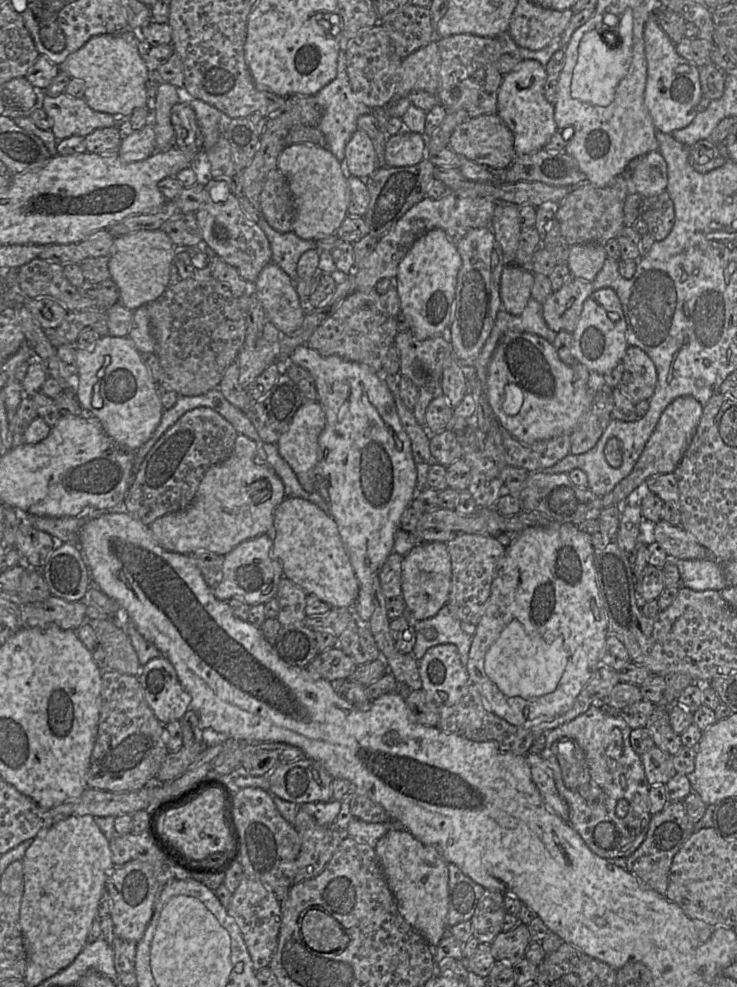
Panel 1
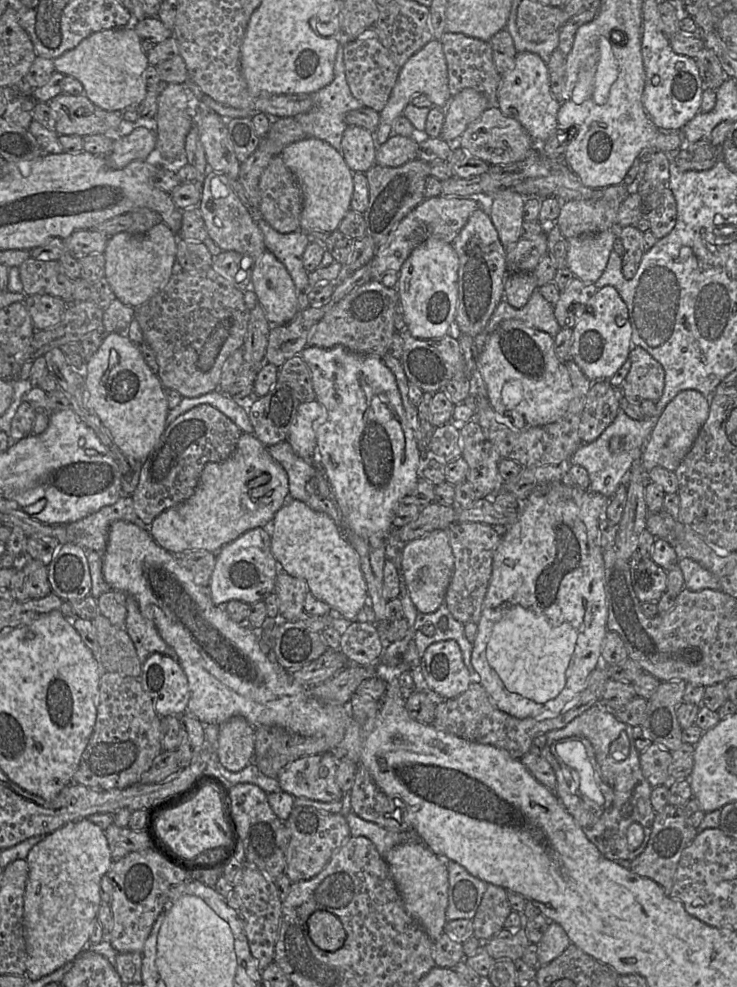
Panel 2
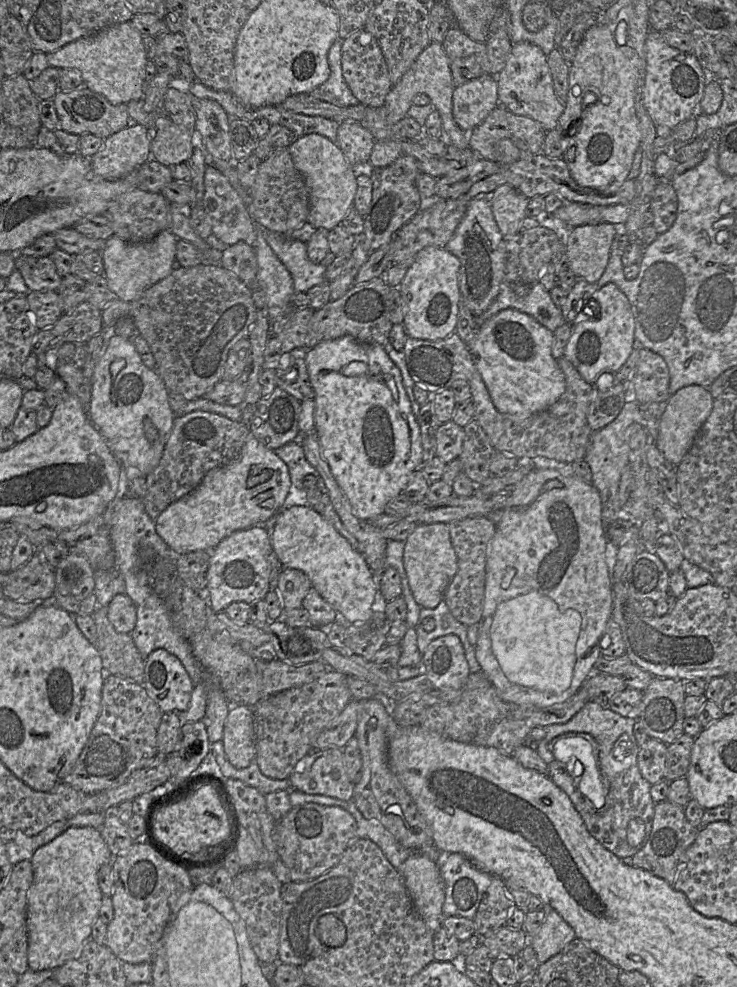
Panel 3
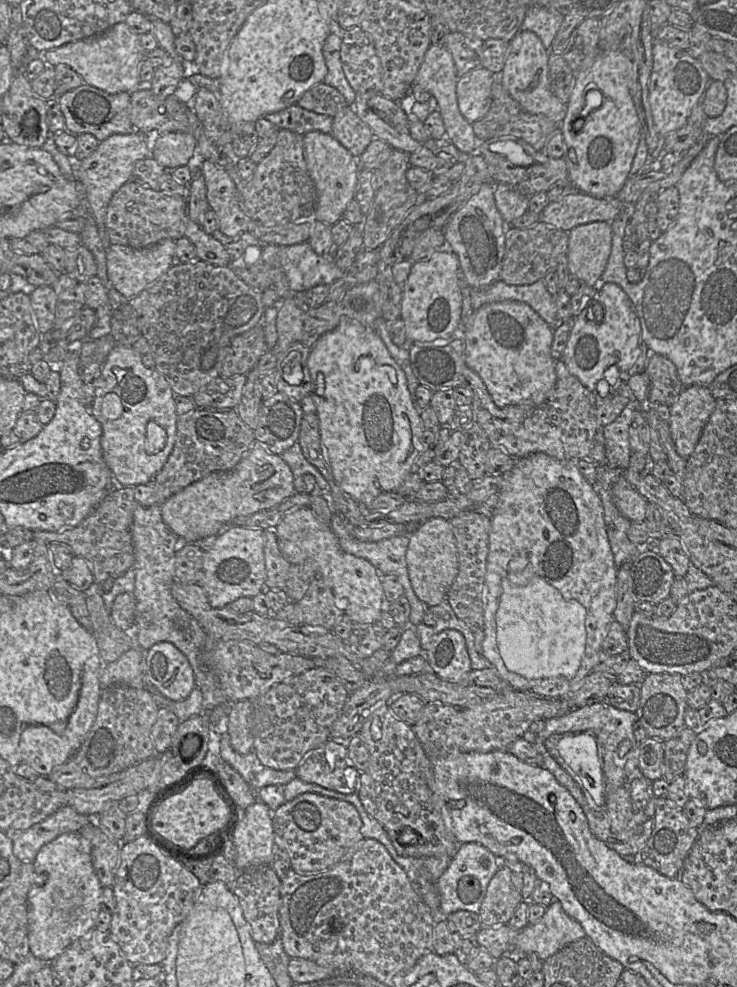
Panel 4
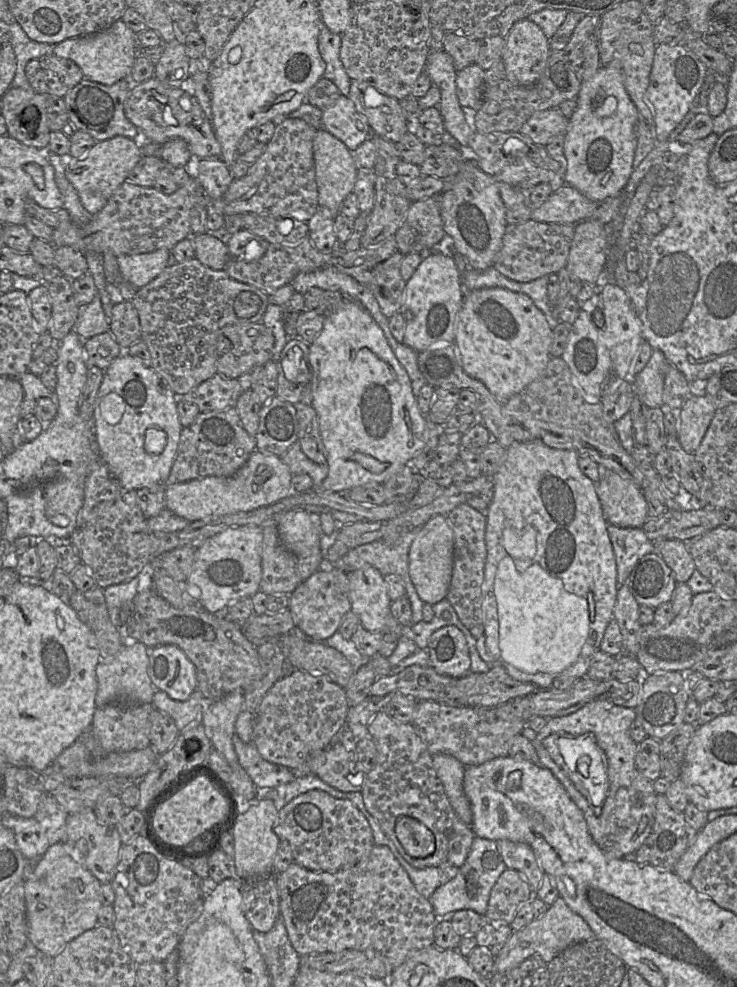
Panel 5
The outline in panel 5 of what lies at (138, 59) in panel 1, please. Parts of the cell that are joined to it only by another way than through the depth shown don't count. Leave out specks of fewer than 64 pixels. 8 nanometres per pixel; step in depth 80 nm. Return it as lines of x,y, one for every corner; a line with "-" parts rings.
122,20
95,34
66,39
53,48
53,54
75,62
83,72
84,79
104,85
129,78
139,51
138,34
129,29

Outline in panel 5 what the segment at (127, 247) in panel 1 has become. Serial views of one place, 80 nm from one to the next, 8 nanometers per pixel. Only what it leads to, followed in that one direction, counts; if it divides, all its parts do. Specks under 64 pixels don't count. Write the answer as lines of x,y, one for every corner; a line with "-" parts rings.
160,248
148,253
120,255
117,262
122,277
135,289
140,289
168,266
170,254
170,249

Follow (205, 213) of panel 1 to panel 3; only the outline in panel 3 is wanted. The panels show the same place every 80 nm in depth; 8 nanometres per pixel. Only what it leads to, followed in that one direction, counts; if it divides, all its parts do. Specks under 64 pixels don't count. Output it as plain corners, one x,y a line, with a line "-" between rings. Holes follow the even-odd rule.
213,165
205,169
202,206
211,219
212,234
218,239
227,245
244,241
254,247
257,237
254,221
227,177
-
217,185
224,187
224,195
216,194

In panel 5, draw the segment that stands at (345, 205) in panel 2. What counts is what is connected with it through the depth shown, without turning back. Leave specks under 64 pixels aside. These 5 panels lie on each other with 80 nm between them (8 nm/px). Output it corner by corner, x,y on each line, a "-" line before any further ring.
318,129
315,134
313,157
319,206
320,208
327,208
335,217
339,214
339,208
346,196
353,192
358,170
351,151
343,142
324,129

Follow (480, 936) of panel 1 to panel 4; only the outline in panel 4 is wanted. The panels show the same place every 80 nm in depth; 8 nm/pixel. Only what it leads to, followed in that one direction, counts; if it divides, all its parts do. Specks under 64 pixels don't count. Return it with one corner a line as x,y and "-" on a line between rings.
501,867
489,882
478,913
482,927
507,924
522,901
521,891
512,882
512,871

